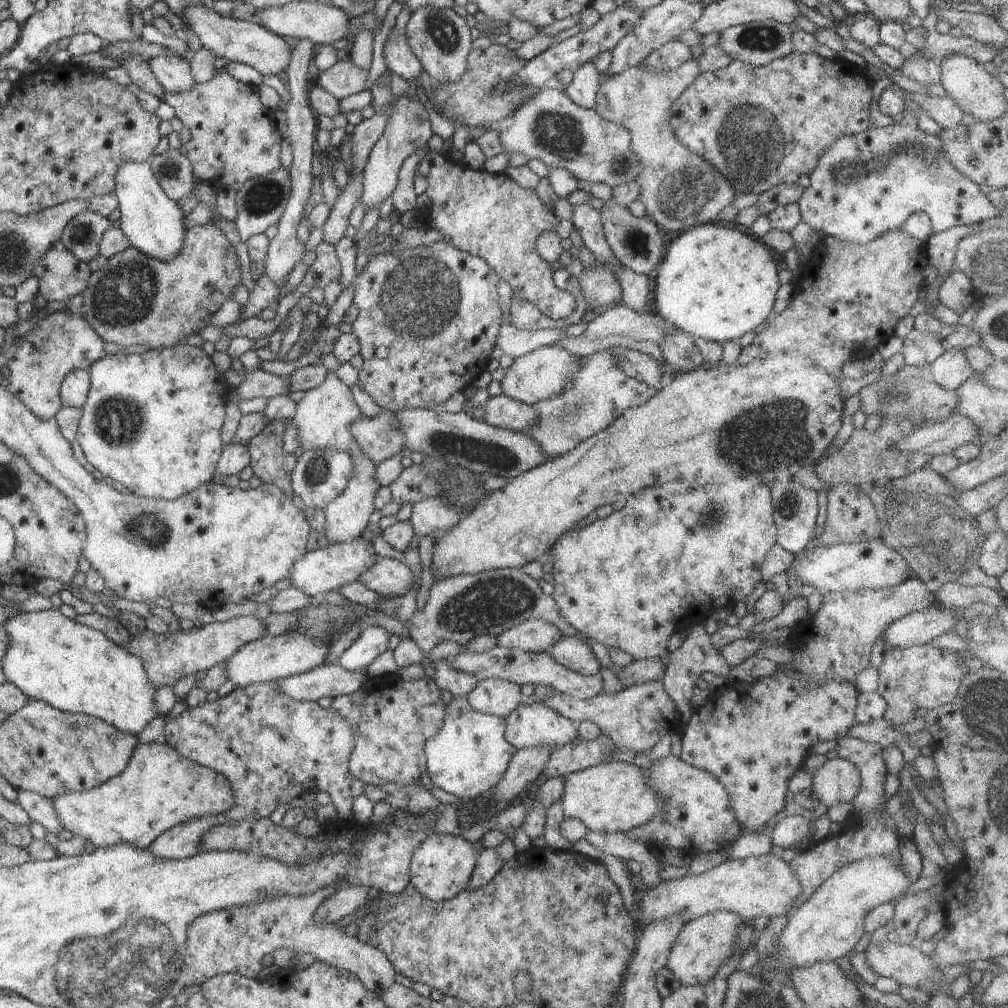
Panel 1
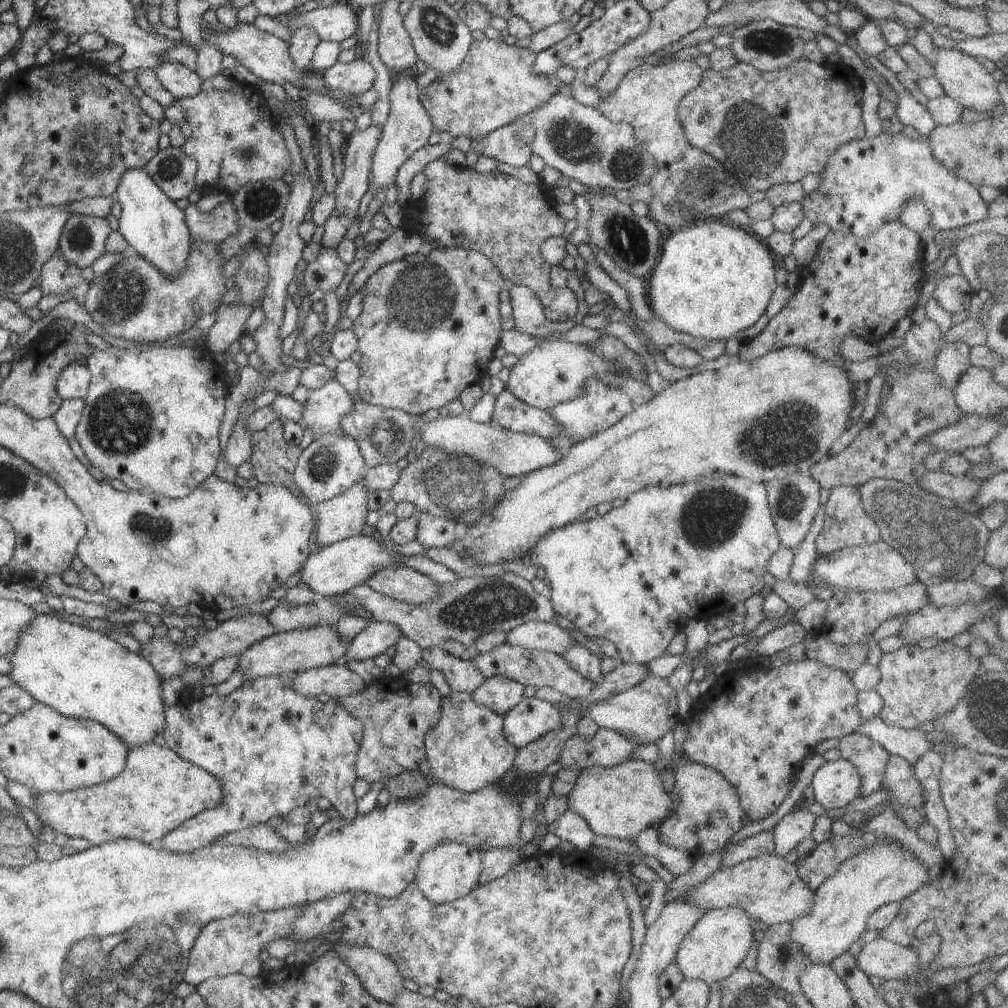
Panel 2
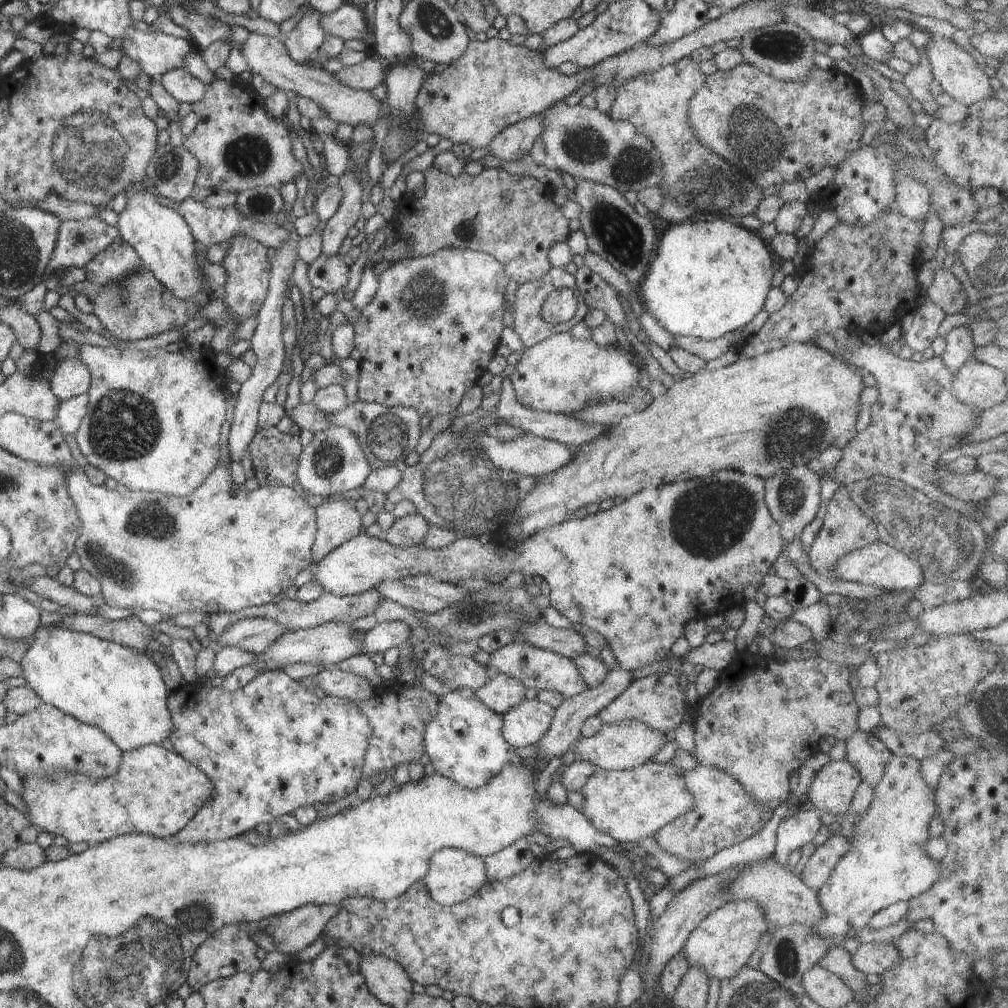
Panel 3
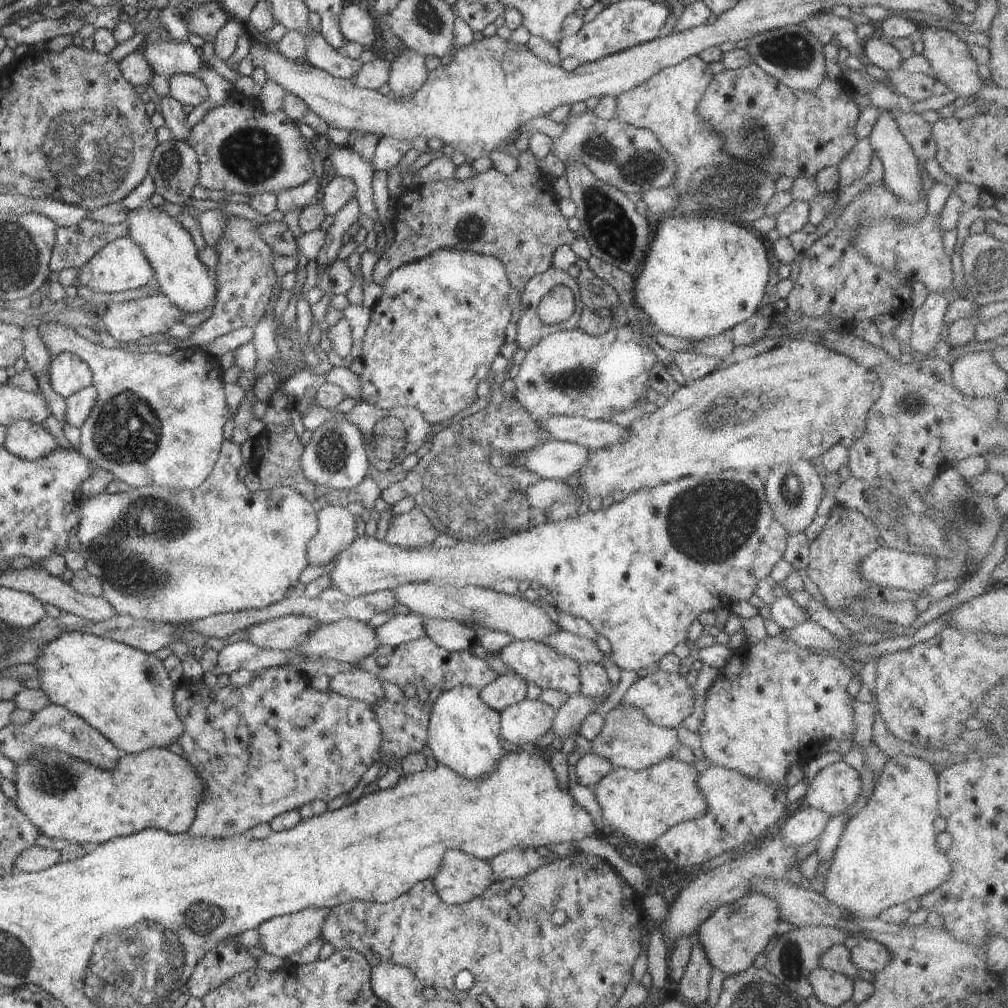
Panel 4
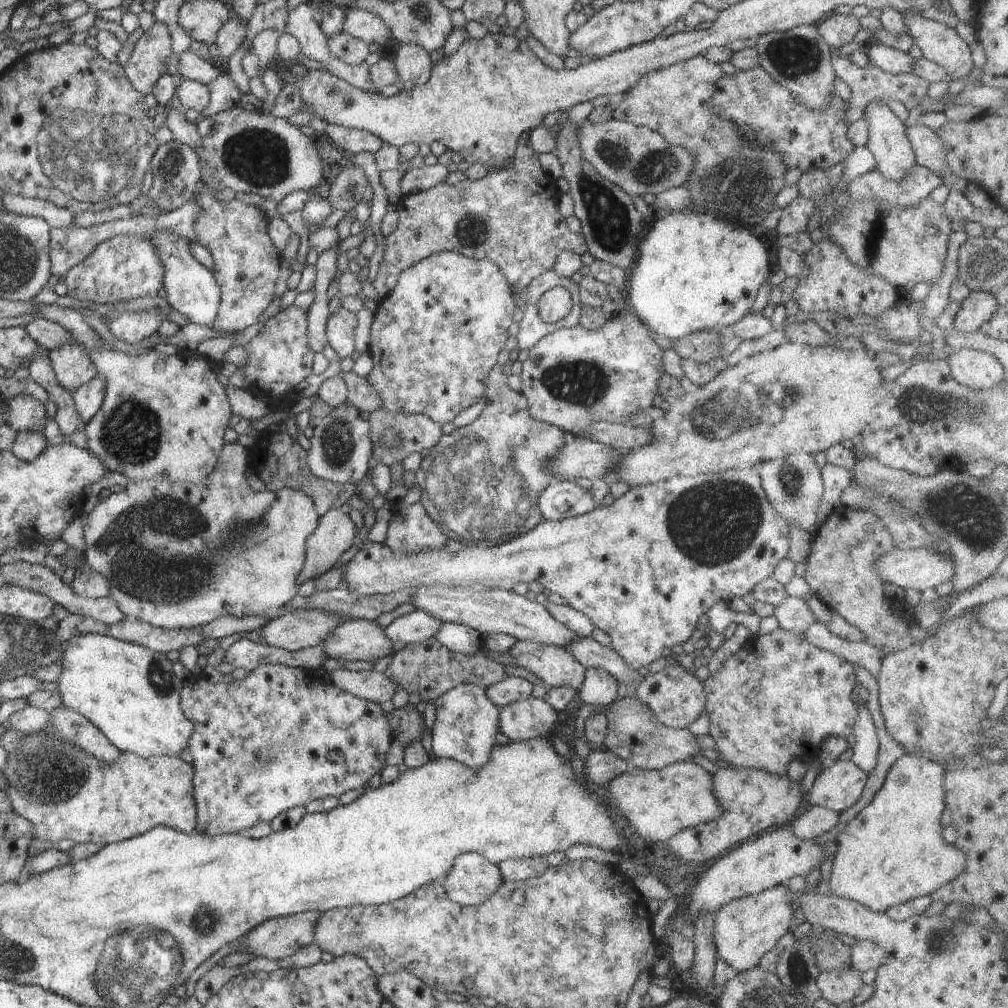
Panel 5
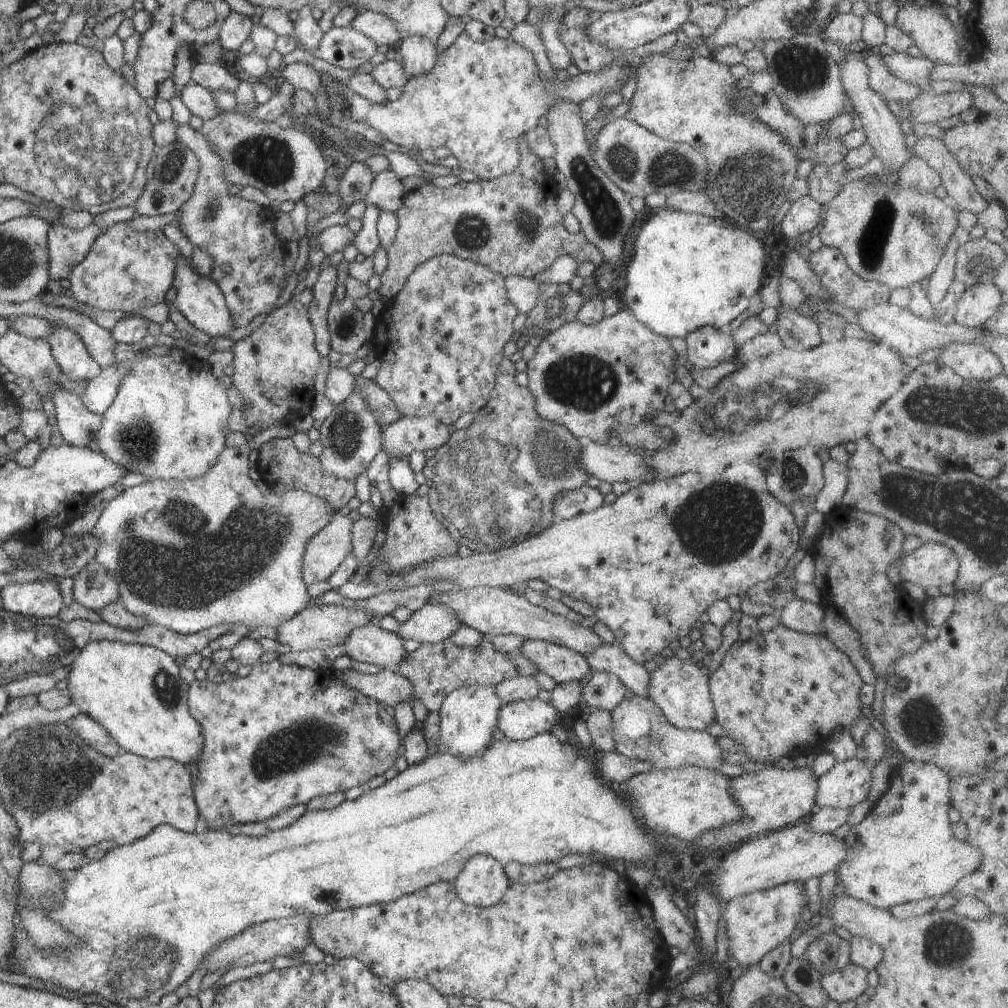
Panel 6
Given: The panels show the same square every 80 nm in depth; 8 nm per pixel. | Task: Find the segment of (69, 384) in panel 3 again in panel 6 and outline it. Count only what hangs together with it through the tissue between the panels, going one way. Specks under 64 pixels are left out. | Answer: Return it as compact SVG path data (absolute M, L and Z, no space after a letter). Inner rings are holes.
M52 325L50 336L42 339L48 342L52 356L62 374L70 380L93 380L100 375L100 366L90 356L78 334L66 326Z

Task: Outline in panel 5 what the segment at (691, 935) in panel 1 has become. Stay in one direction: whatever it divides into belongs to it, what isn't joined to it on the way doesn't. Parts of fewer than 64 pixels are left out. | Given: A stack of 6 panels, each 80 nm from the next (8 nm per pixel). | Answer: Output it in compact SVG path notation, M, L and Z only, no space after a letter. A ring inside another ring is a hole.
M786 885L728 902L714 916L716 956L738 973L752 970L760 965L762 956L770 952L786 932L790 932L794 920L795 912Z

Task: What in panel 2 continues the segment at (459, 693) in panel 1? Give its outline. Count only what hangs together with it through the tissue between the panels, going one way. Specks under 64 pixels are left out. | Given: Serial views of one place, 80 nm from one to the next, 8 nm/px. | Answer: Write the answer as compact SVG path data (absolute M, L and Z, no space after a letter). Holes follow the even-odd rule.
M428 648L422 651L422 657L428 663L428 669L438 670L453 692L471 694L484 682L484 676L470 664L460 658L450 656L440 648Z

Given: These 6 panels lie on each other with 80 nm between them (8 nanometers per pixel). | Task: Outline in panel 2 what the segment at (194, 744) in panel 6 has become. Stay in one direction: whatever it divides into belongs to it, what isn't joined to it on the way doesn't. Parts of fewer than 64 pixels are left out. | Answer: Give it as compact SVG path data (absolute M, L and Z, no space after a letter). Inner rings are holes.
M34 614L30 627L26 626L24 630L18 632L18 645L12 652L12 658L10 658L10 674L16 685L20 686L23 690L26 690L34 700L50 706L53 710L56 710L59 714L73 718L82 718L92 720L102 724L105 728L108 728L110 732L116 734L118 738L122 738L122 742L126 744L127 750L135 745L142 745L152 741L152 738L156 734L162 735L162 730L166 726L165 720L165 706L162 702L162 688L160 678L158 674L154 672L154 668L150 666L150 662L147 662L146 657L140 654L134 654L134 652L127 650L122 644L119 644L112 637L102 634L98 631L91 630L78 624L72 624L71 622L61 620L60 618L52 615Z

